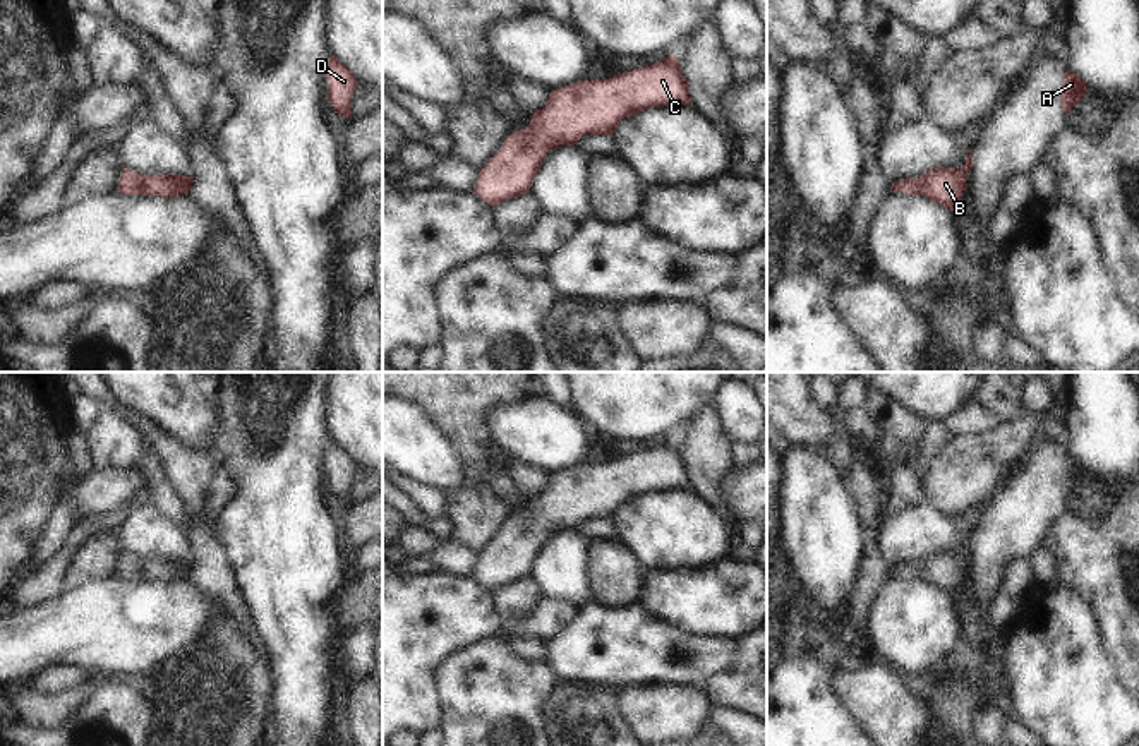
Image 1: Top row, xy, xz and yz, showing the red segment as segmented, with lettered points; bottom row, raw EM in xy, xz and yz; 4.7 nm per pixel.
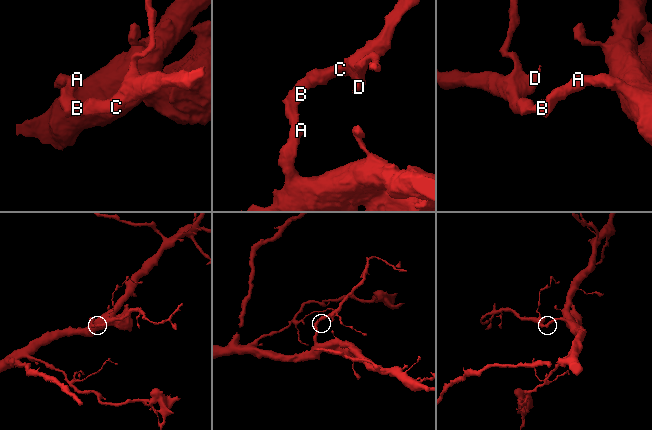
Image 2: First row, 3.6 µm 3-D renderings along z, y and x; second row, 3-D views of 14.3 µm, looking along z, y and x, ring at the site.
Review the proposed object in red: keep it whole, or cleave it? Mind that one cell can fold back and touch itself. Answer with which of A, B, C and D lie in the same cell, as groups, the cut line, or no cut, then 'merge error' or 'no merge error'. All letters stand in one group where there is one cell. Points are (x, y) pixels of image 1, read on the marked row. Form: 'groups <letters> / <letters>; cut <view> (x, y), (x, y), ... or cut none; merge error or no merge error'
groups A B C D; cut none; no merge error

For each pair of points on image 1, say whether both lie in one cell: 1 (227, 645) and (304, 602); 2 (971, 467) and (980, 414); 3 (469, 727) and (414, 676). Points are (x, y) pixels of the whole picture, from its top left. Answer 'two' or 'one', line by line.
1: two
2: two
3: two

